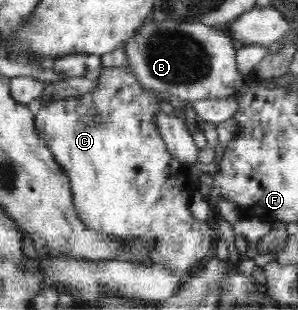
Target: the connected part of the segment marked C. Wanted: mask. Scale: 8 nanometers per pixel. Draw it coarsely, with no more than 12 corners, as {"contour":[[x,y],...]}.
{"contour":[[122,67],[34,127],[88,230],[182,275],[212,251],[164,102]]}

